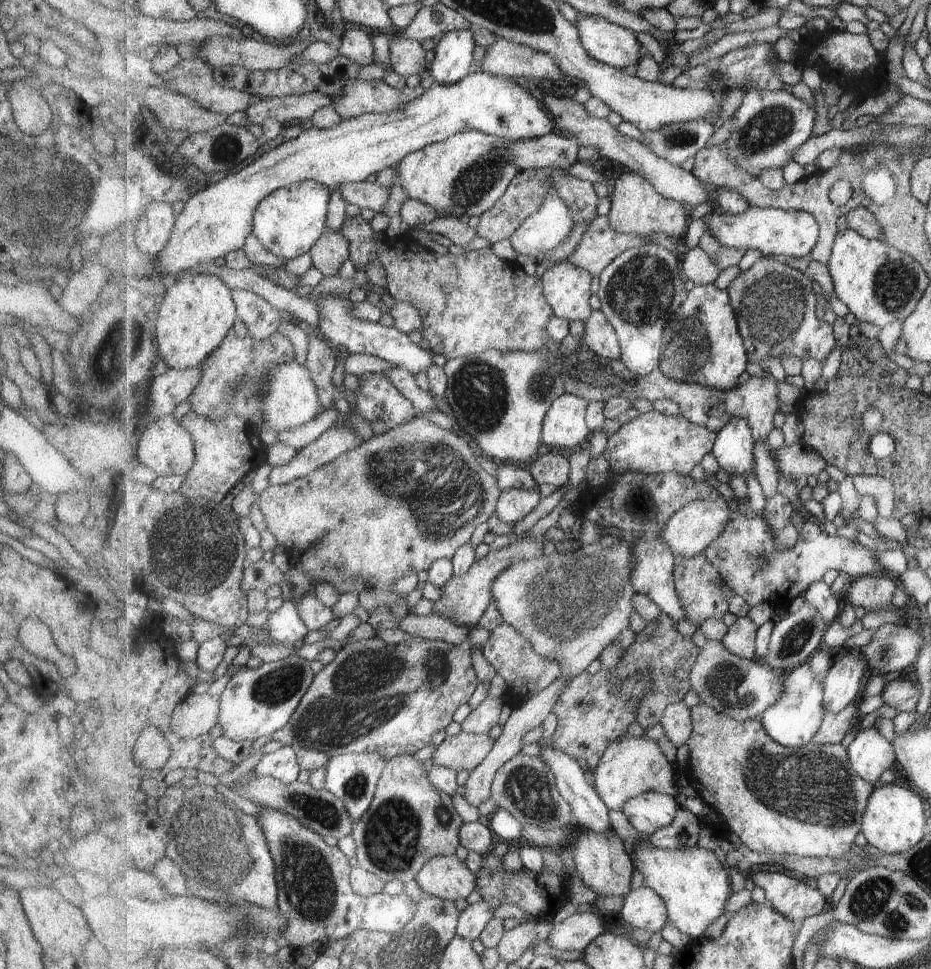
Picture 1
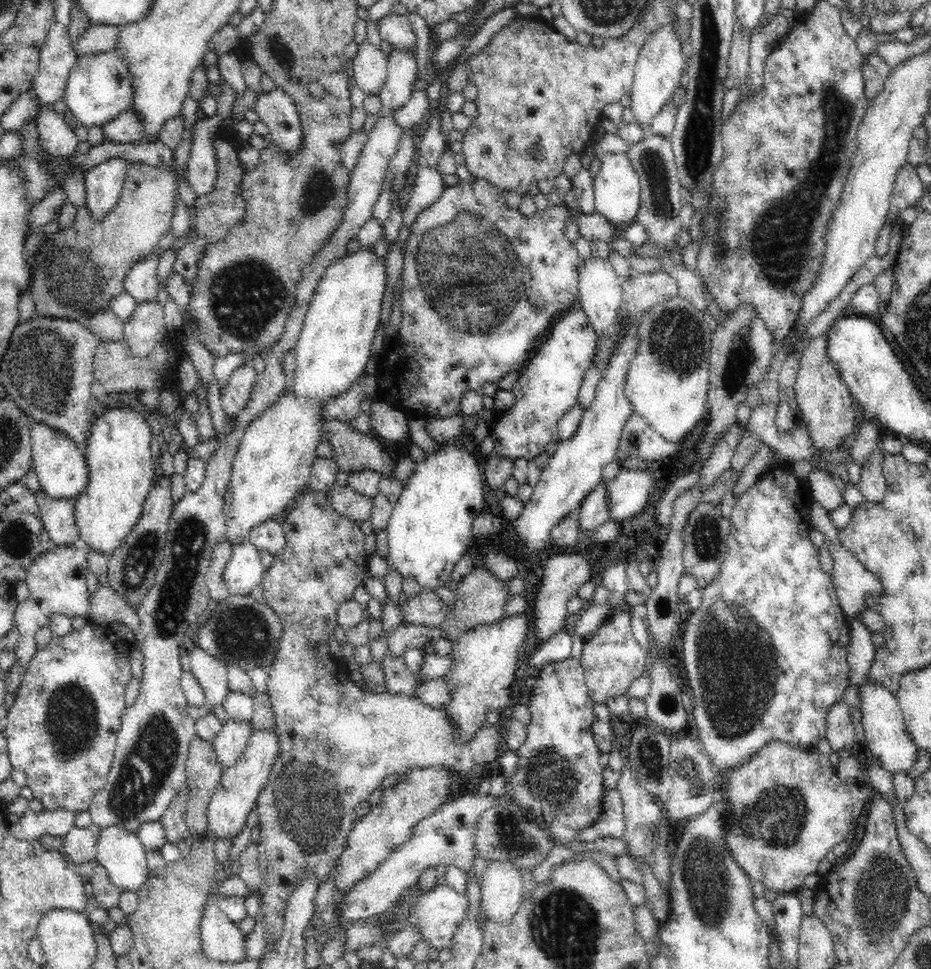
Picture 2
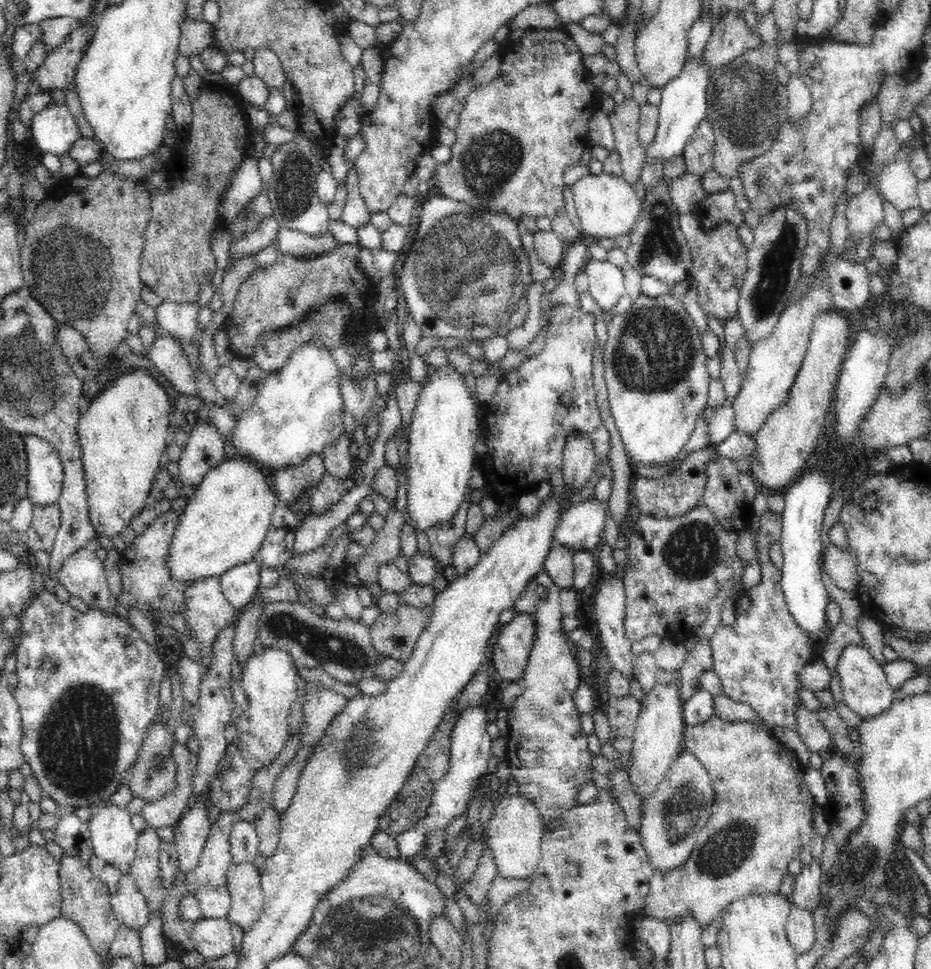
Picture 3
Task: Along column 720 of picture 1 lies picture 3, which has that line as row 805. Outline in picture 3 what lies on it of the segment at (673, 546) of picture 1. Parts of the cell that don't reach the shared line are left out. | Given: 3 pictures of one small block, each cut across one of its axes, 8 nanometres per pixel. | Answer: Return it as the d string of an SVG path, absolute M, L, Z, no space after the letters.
M522 793L501 796L500 803L493 806L496 811L486 823L489 835L488 846L494 855L498 876L503 878L528 879L533 874L541 857L543 838L543 819L532 800L527 800Z

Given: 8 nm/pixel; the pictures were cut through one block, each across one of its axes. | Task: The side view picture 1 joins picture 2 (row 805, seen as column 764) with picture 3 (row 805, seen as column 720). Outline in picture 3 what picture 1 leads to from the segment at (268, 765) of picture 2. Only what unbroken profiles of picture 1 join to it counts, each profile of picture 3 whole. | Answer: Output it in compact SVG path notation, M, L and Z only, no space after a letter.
M262 648L260 654L252 653L240 670L242 676L231 680L233 707L230 724L235 724L236 736L227 744L207 794L220 811L236 812L247 803L254 773L272 764L290 737L289 714L298 700L300 679L292 653L280 648Z

